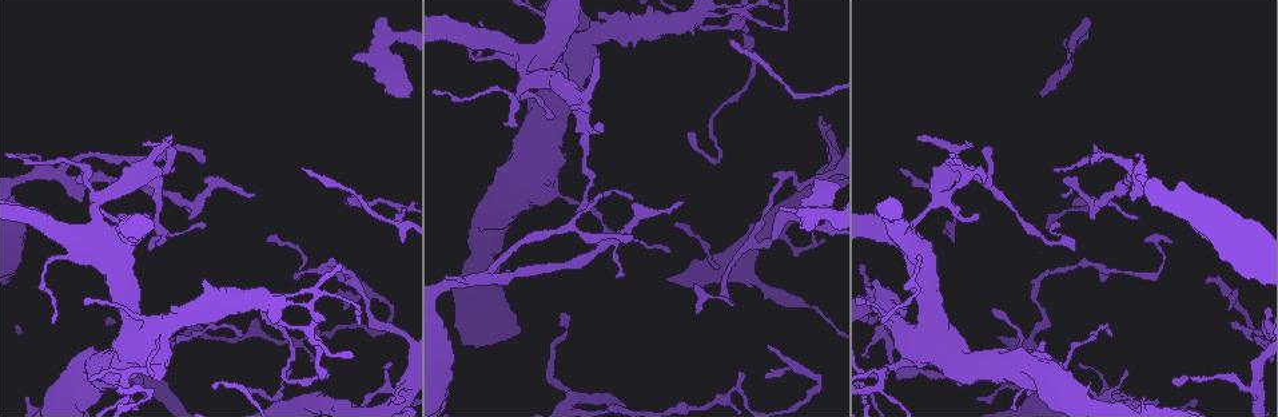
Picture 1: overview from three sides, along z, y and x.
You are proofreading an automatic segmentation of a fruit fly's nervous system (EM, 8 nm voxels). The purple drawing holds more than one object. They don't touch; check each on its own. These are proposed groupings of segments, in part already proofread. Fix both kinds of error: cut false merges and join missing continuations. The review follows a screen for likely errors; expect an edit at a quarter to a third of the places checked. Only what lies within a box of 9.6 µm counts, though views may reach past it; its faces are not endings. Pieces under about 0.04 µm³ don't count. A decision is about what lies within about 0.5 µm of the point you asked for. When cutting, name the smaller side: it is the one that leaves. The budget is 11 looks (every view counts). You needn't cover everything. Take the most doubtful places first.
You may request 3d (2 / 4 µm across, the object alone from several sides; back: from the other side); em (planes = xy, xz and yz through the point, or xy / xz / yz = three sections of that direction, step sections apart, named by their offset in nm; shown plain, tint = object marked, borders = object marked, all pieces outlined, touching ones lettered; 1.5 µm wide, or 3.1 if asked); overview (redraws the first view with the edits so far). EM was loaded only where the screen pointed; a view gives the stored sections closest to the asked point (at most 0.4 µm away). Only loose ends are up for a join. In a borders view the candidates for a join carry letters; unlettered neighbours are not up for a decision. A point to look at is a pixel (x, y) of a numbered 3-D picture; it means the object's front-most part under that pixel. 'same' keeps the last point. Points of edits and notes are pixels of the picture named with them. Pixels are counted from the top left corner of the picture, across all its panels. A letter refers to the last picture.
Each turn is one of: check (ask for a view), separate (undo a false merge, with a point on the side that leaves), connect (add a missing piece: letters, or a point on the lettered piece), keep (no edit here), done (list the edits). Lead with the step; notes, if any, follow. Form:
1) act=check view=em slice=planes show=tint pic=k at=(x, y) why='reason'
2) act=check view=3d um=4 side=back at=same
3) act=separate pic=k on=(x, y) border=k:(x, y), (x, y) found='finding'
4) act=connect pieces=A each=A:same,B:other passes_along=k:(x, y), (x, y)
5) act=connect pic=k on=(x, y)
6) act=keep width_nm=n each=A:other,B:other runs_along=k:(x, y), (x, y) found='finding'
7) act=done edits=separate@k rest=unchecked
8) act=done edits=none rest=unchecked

act=check view=em slice=xy step=4 show=tint pic=1 at=(446, 278)

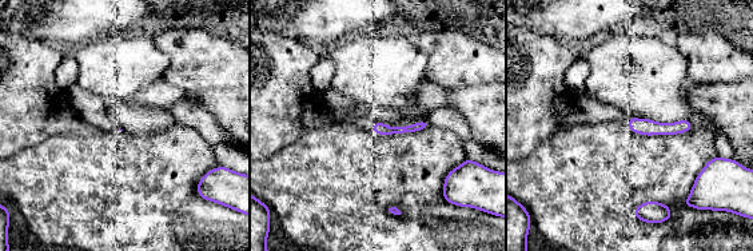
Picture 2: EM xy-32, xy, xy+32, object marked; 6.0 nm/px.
act=check view=em slice=xy step=4 show=borders at=same

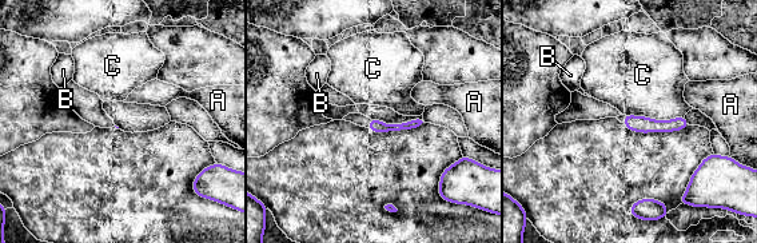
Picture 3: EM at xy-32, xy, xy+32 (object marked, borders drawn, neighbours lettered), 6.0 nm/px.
act=keep each=A:other,B:other,C:other border=3:(625, 114), (661, 120), (684, 116) found='no lettered piece goes on from it'

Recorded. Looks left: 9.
act=check view=em slice=planes show=borders pic=1 at=(255, 194) why='an open end'

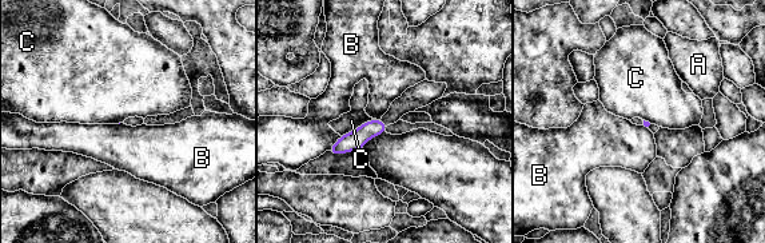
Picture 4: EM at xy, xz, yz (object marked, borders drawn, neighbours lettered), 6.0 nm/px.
act=keep each=A:other,B:other,C:other runs_along=4:(382, 127), (334, 150) found='no lettered piece goes on from it'

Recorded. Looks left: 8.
act=check view=3d um=4 pic=1 at=(1233, 323) why='thin end'

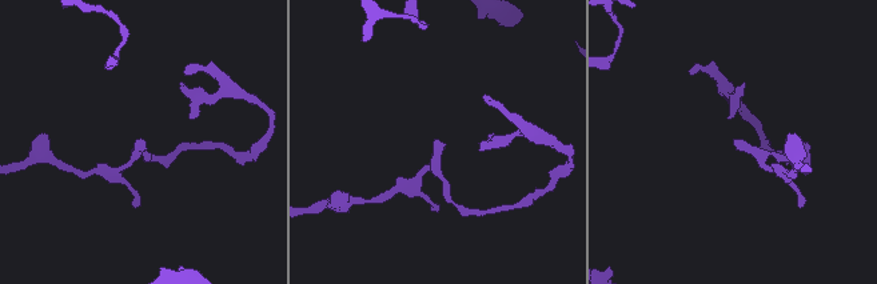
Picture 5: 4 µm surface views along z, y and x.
act=check view=em slice=yz step=8 show=borders pic=5 at=(436, 140) why='now the EM'

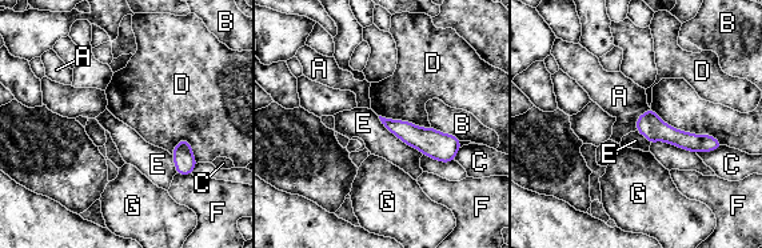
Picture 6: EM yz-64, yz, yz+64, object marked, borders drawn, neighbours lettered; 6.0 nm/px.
act=keep each=A:other,B:other,C:other,D:other,E:other,F:other,G:other border=6:(378, 116), (391, 132), (423, 154) found='none of them fits'

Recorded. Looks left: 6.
act=check view=em slice=planes show=tint pic=1 at=(722, 27) why='calibre changes'

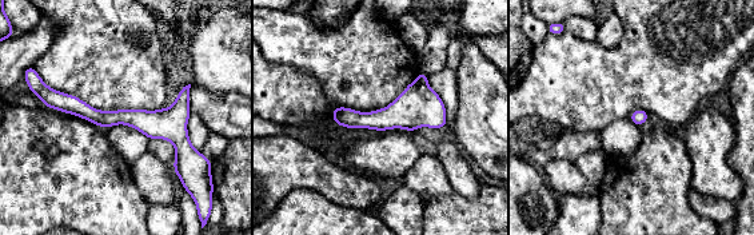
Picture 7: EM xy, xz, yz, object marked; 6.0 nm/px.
act=check view=em slice=planes show=borders at=same

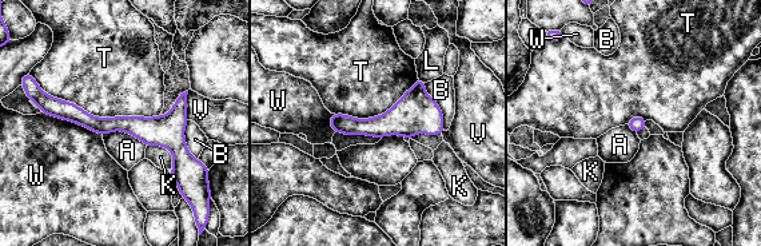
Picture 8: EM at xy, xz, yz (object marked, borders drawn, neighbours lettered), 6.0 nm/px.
act=keep each=A:other,B:other,K:other,L:other,T:other,V:other,W:other border=8:(103, 134), (128, 133), (146, 146) found='one cell here'

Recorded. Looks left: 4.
act=done edits=none rest=unchecked

